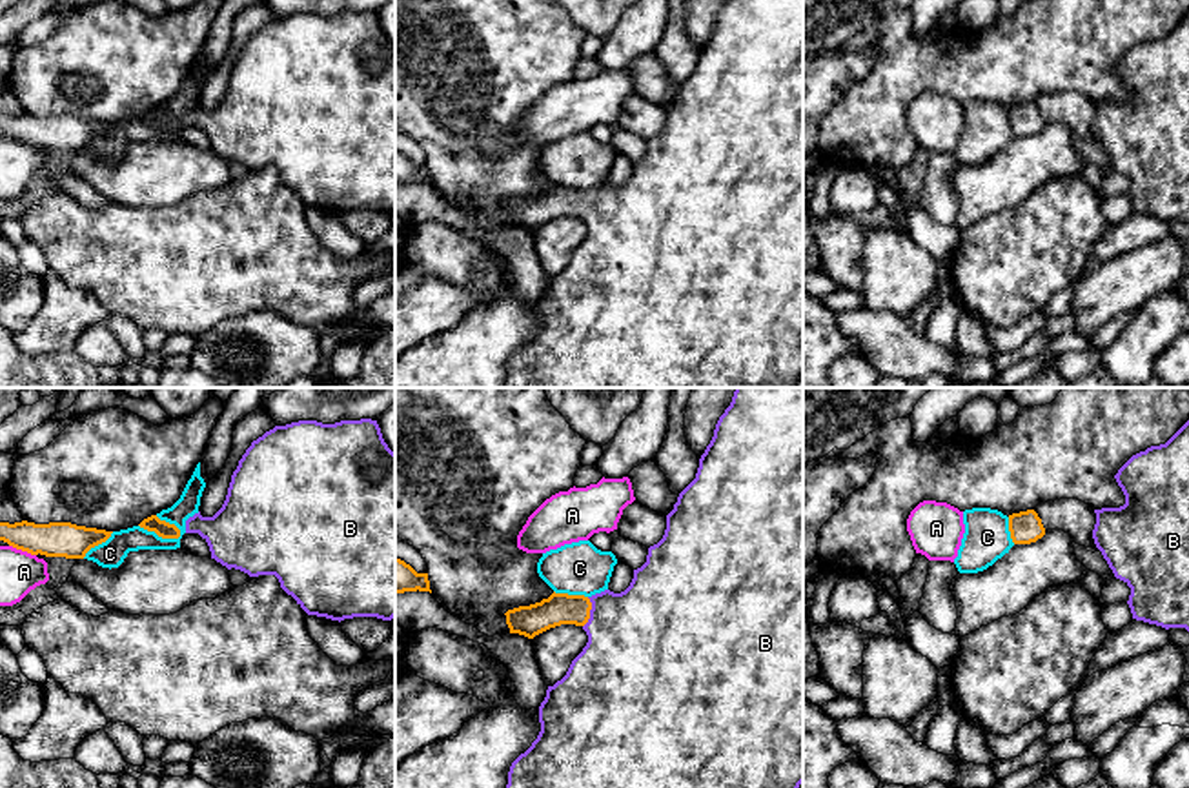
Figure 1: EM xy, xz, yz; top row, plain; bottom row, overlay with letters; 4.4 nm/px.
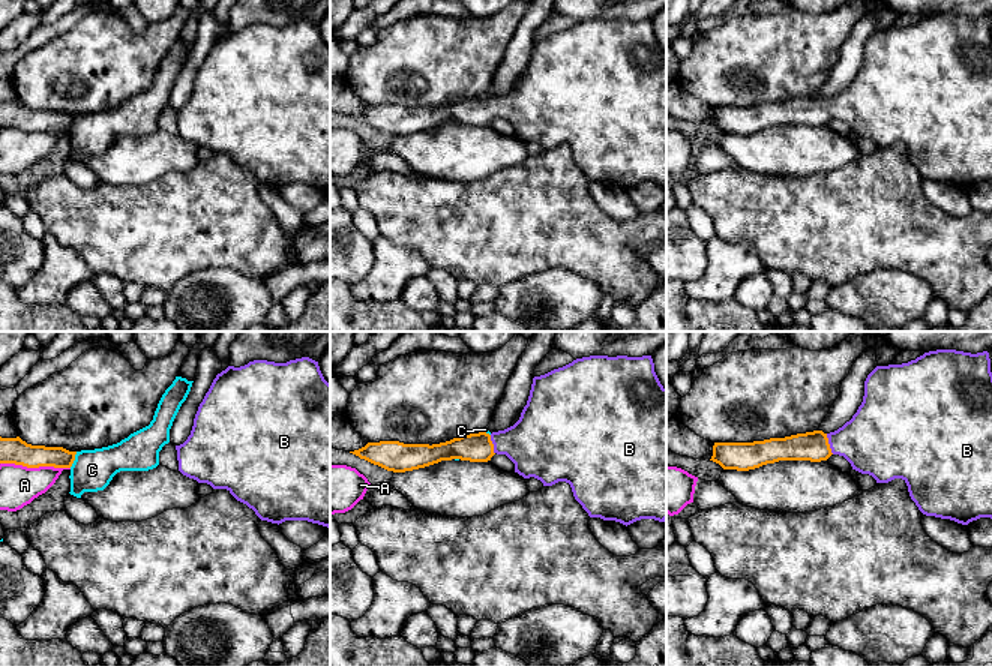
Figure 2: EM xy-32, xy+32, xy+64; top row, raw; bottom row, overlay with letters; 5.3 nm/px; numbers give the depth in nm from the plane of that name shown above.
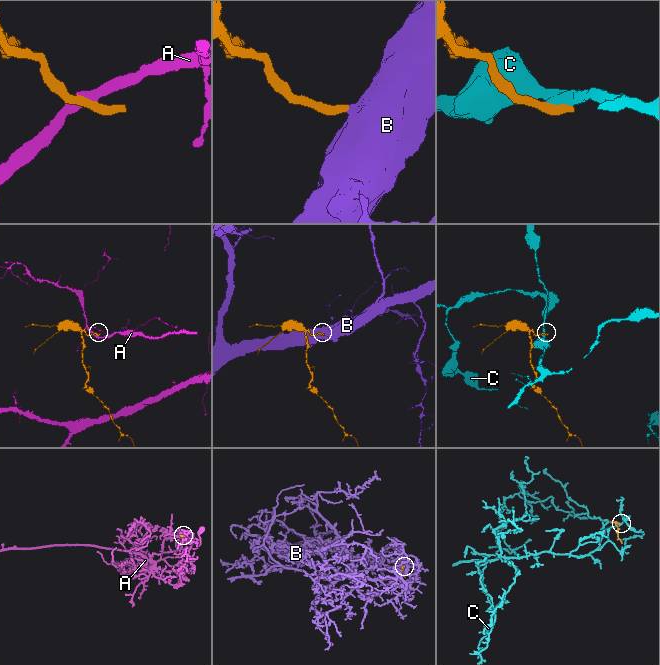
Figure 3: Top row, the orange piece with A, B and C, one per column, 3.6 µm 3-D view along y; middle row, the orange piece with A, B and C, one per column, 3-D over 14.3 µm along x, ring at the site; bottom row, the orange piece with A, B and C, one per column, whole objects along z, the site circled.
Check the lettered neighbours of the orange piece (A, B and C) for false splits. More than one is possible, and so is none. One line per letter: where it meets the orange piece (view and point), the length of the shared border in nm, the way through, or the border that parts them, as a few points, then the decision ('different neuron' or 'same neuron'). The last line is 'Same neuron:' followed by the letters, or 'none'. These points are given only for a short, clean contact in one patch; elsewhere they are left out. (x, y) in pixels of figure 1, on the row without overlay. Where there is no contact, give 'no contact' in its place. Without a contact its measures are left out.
A: meets orange in xy at (22, 142); contact 130 nm long; border along xy (10, 137), (35, 148); different neuron
B: meets orange in xz at (589, 204); contact 140 nm long; runs through xz (559, 201), (589, 204), (605, 208), (638, 232); same neuron
C: meets orange in xy at (161, 128); contact 200 nm long; border along xy (139, 117), (162, 130), (181, 128); different neuron
Same neuron: B

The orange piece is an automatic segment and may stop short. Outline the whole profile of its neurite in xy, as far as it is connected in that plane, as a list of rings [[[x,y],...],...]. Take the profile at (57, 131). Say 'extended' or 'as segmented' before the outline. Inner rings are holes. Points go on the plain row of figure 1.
as segmented; [[[0,115],[0,133],[31,147],[46,149],[84,151],[91,140],[106,135],[111,126],[71,115]]]

